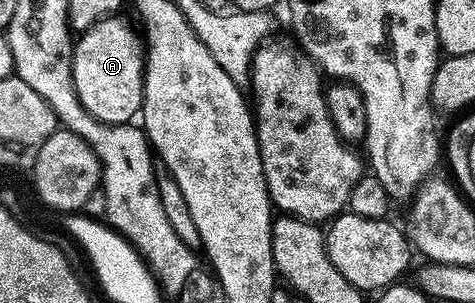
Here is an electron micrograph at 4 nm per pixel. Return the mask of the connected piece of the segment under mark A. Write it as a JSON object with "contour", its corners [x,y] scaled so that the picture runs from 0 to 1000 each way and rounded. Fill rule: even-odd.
{"contour":[[[234,56],[194,83],[162,119],[156,149],[152,254],[160,320],[213,406],[269,406],[299,363],[307,158],[293,92],[257,59]]]}

